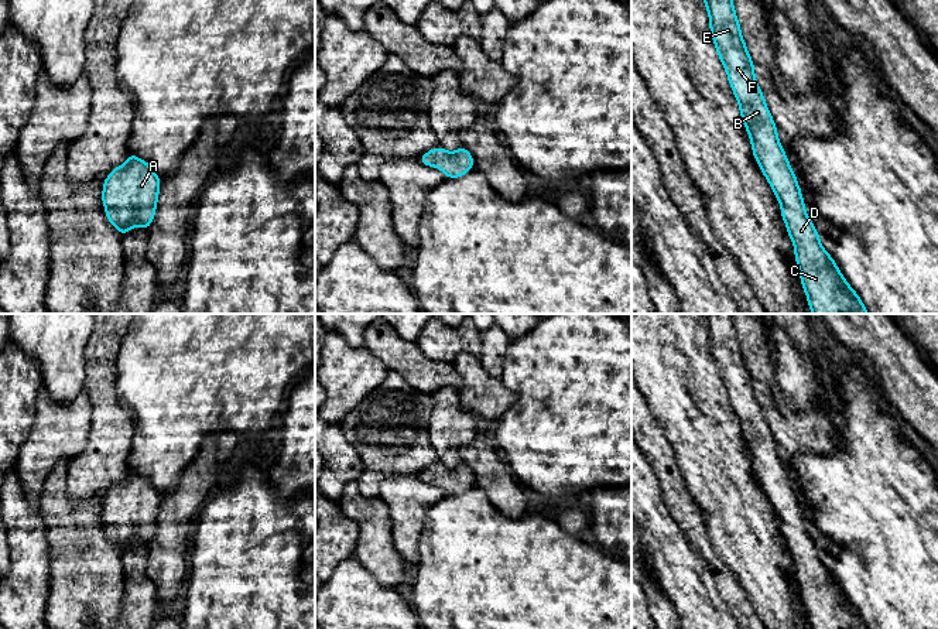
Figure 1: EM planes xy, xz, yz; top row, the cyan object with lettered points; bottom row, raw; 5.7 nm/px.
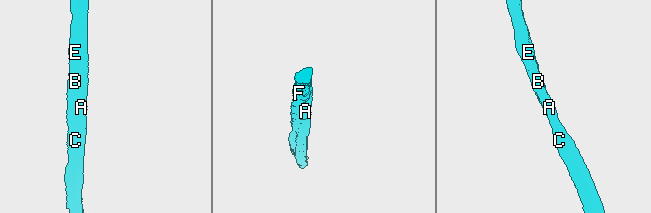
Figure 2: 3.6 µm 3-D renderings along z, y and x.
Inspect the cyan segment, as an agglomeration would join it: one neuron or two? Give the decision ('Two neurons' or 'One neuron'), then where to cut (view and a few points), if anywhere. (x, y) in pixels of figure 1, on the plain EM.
One neuron. No split

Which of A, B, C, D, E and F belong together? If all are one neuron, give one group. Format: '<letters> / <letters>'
A B C D E F

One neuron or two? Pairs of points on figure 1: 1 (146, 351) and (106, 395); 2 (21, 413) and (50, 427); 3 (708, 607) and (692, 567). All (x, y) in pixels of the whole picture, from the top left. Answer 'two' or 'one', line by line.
1: two
2: two
3: one

